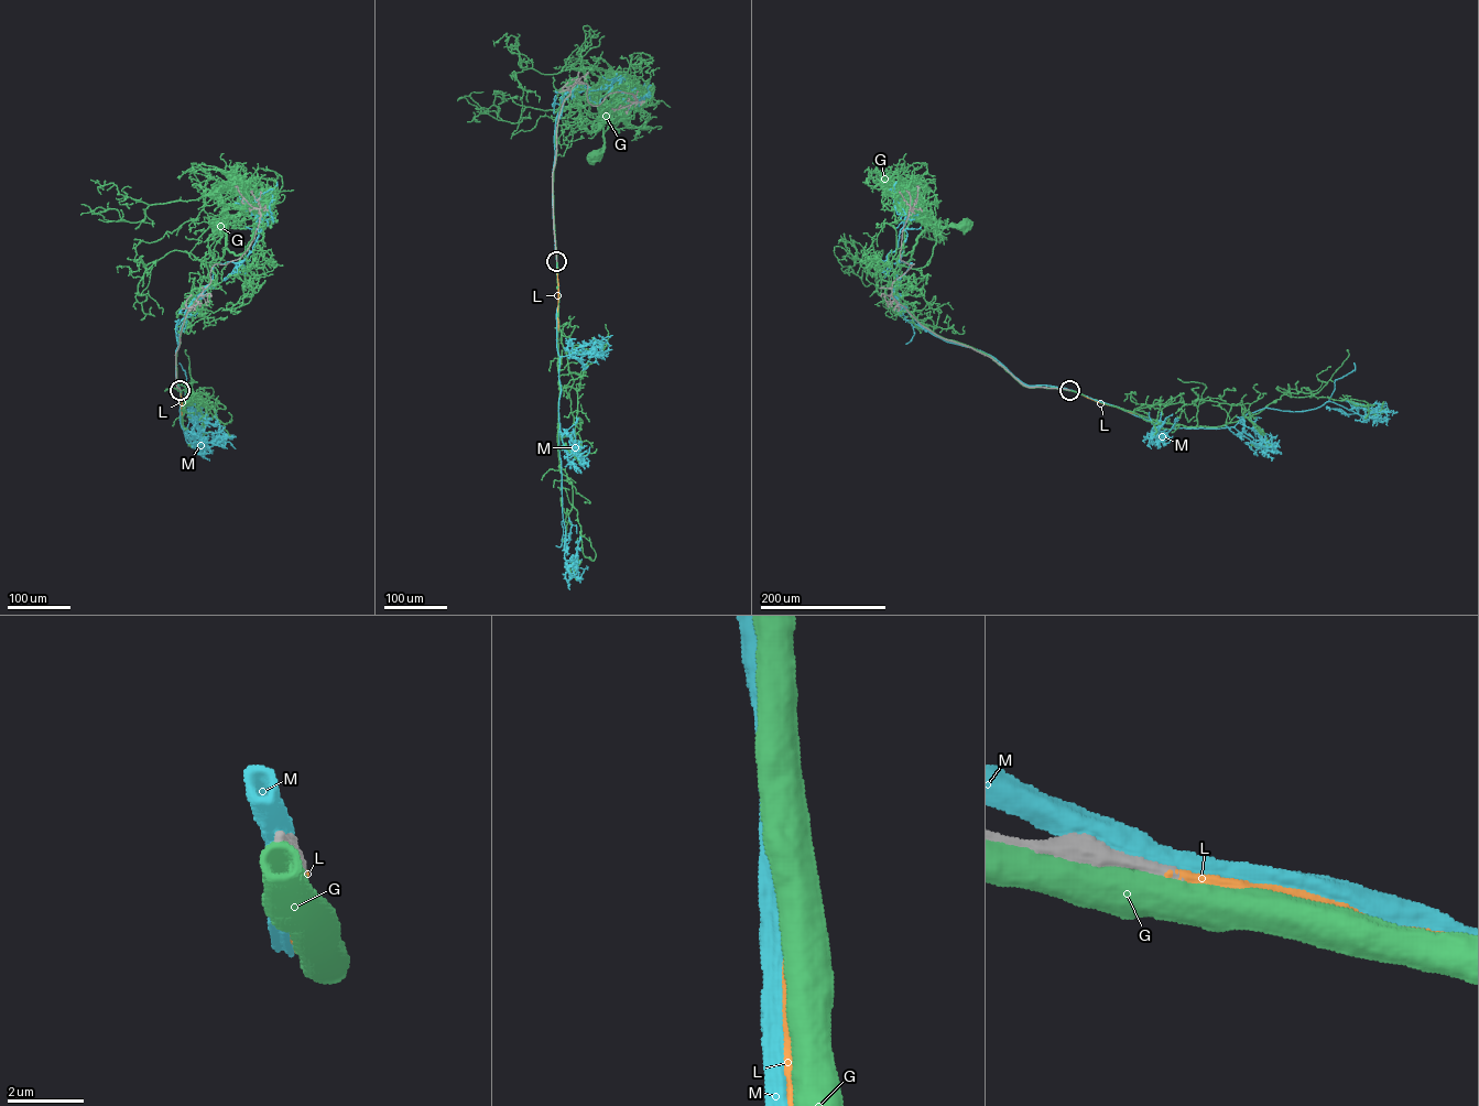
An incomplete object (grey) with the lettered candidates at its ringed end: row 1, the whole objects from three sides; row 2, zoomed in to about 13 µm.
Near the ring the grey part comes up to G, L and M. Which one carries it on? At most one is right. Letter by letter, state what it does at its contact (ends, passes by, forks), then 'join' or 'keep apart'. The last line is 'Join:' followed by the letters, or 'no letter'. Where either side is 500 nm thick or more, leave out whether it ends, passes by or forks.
G: keep apart
L: it ends; join
M: keep apart
Join: L

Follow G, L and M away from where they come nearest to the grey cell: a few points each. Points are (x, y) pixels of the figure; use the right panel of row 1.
G: (1068, 390), (1023, 386), (989, 357), (923, 326), (901, 302), (898, 272), (916, 238), (930, 225), (964, 226)
L: (1069, 390), (1152, 419)
M: (1068, 389), (1023, 383), (899, 302), (912, 263), (887, 260), (909, 216), (896, 182)

